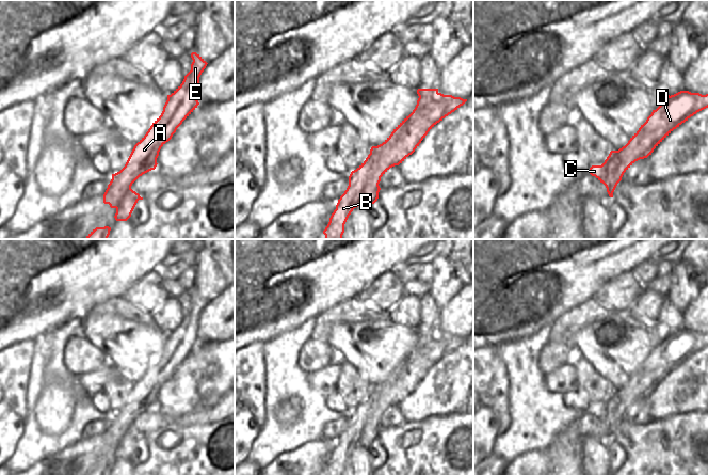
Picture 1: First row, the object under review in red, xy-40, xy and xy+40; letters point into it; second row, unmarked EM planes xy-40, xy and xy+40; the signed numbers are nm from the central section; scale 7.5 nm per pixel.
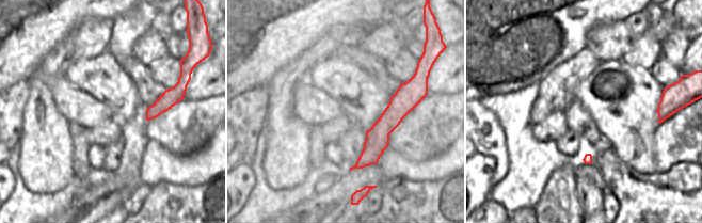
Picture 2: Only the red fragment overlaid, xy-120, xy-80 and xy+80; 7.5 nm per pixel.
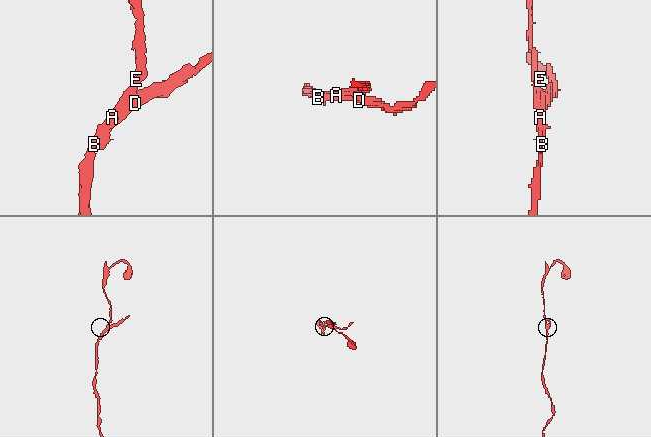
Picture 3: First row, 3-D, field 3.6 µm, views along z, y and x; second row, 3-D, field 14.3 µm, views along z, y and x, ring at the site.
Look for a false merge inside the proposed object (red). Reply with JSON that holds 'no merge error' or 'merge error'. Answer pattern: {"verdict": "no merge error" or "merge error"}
{"verdict": "merge error"}

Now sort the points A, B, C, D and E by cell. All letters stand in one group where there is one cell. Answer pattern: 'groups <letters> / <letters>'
groups A B C E / D

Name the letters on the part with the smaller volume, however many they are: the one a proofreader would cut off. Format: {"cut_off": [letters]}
{"cut_off": ["D"]}

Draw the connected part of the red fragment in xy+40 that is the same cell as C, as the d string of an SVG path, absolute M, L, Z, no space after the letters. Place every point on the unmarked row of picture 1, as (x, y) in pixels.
M648 355L646 361L643 364L641 364L639 369L630 377L630 379L628 380L628 382L625 385L623 385L618 390L611 390L609 395L607 396L607 398L605 399L605 401L601 405L592 405L590 407L590 413L592 415L595 415L600 422L606 424L610 417L609 403L614 398L620 400L620 398L621 398L620 393L625 392L630 385L632 385L633 383L639 381L645 375L645 373L647 371L647 363L650 359L651 359L651 357Z

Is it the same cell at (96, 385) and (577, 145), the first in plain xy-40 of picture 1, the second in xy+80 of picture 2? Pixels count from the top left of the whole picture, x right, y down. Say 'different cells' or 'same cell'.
different cells

